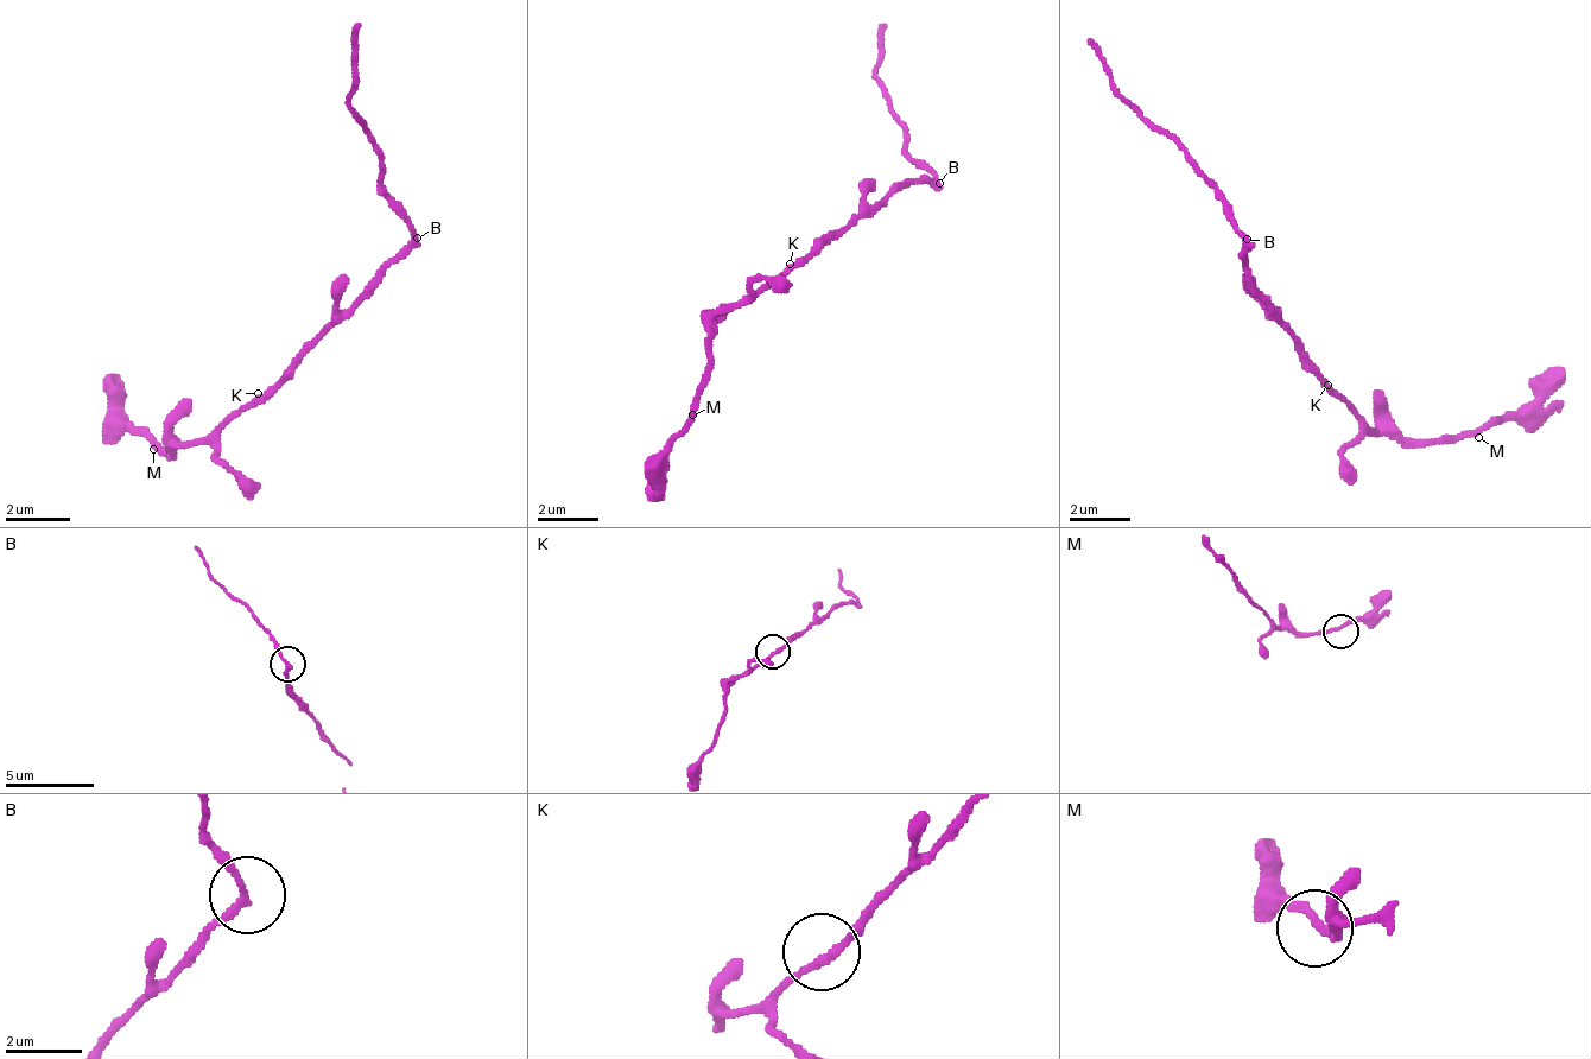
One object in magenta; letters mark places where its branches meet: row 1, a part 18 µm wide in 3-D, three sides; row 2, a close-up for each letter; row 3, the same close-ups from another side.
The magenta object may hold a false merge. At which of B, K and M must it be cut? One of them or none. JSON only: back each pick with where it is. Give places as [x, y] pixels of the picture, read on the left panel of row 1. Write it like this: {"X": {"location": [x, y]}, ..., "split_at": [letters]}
{"B": {"location": [417, 238]}, "split_at": ["B"]}

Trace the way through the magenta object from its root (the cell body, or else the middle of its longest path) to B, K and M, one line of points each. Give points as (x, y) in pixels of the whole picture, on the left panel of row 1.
B: (322, 336), (419, 240)
K: (322, 336), (274, 385), (266, 385), (258, 393)
M: (322, 336), (274, 385), (266, 385), (234, 417), (226, 417), (202, 441), (177, 441), (170, 449), (153, 449)

